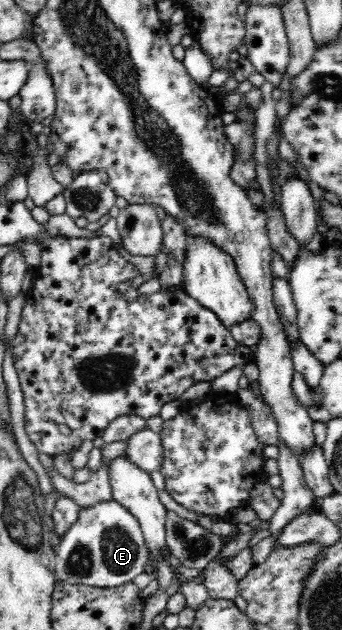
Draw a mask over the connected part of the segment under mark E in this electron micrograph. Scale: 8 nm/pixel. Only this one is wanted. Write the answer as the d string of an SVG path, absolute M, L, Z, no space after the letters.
M104 500L88 508L81 508L78 520L67 529L55 548L57 582L86 584L98 588L110 588L130 582L135 576L149 571L149 549L145 545L136 517L132 516L116 500Z

